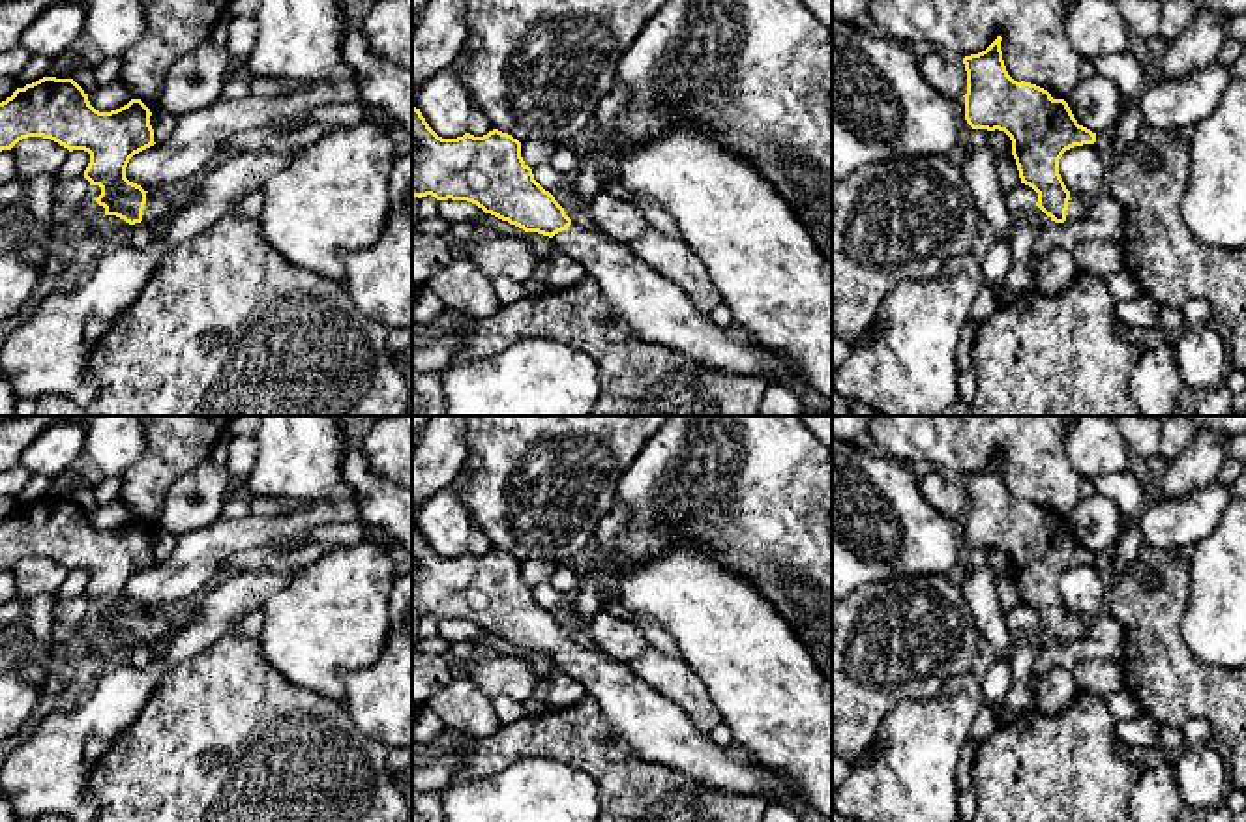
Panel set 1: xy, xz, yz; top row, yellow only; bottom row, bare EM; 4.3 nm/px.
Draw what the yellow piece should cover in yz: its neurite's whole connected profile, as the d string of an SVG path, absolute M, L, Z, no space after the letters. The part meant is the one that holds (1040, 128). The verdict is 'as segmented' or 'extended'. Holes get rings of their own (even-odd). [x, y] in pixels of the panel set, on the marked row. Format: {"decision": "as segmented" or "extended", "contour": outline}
{"decision": "extended", "contour": "M1002 37L963 58L965 120L972 129L1004 131L1012 140L1021 183L1038 193L1036 206L1055 223L1083 219L1089 200L1070 193L1059 159L1074 146L1094 144L1096 133L1077 124L1064 99L1031 82L1014 81L1004 66Z"}

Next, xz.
{"decision": "extended", "contour": "M412 103L412 197L437 200L467 200L525 232L549 236L568 257L577 260L598 283L603 303L613 311L613 320L631 335L678 350L706 367L746 376L793 376L785 361L751 343L734 324L719 328L710 313L699 311L688 294L663 279L648 264L631 255L626 243L613 242L594 228L575 225L532 174L521 157L521 142L498 129L483 137L465 133L457 139L438 137L420 109Z"}

